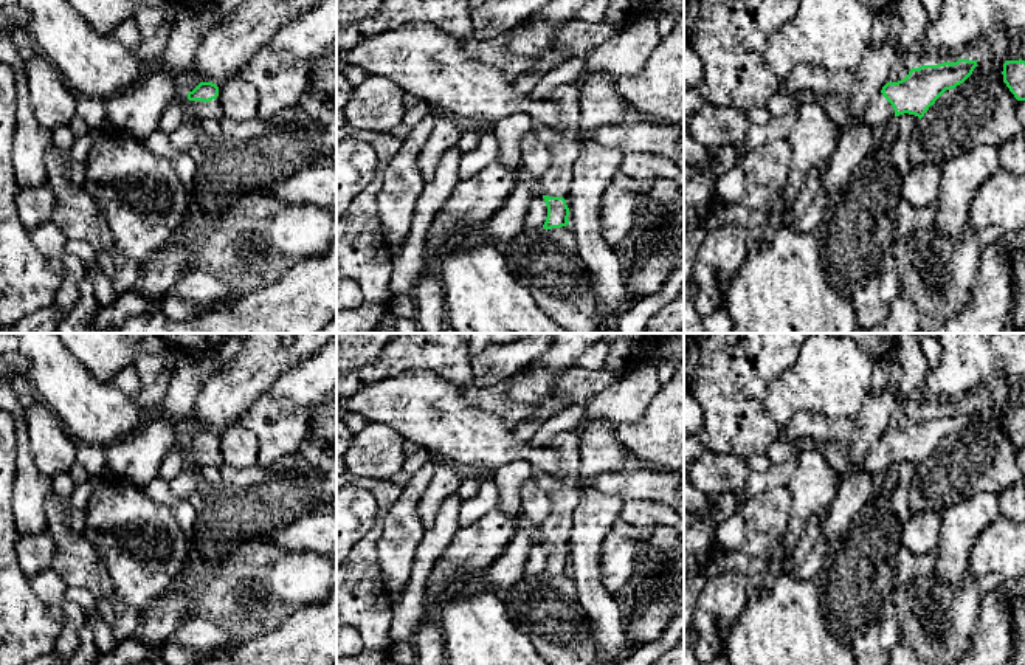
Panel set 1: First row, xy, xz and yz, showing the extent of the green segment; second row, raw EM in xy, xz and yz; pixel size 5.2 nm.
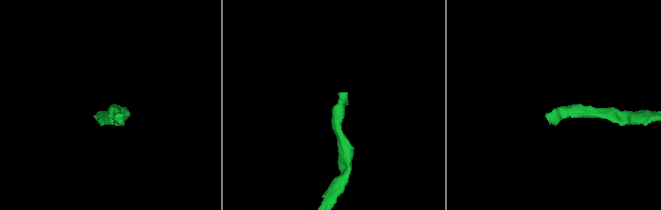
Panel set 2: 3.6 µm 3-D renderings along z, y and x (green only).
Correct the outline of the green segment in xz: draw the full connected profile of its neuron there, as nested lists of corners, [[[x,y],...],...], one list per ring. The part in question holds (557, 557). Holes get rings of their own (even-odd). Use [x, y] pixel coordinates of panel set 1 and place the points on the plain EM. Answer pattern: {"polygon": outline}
{"polygon": [[[574,429],[561,431],[549,439],[547,446],[560,453],[563,476],[555,477],[547,473],[538,473],[532,479],[550,499],[550,513],[537,529],[537,539],[543,543],[547,553],[543,575],[552,577],[569,572],[569,555],[564,546],[569,543],[572,513],[582,496],[578,485],[580,434]]]}

